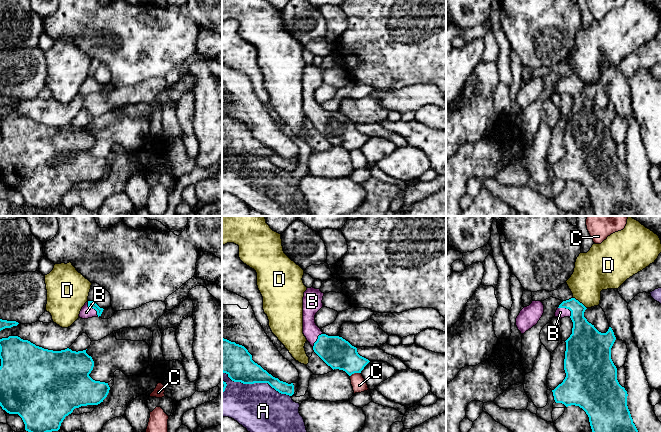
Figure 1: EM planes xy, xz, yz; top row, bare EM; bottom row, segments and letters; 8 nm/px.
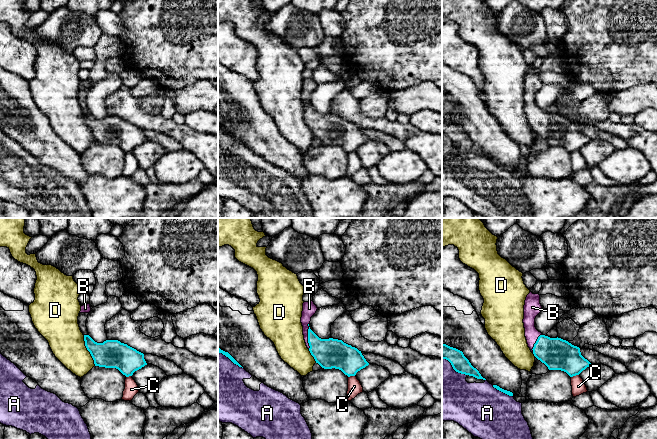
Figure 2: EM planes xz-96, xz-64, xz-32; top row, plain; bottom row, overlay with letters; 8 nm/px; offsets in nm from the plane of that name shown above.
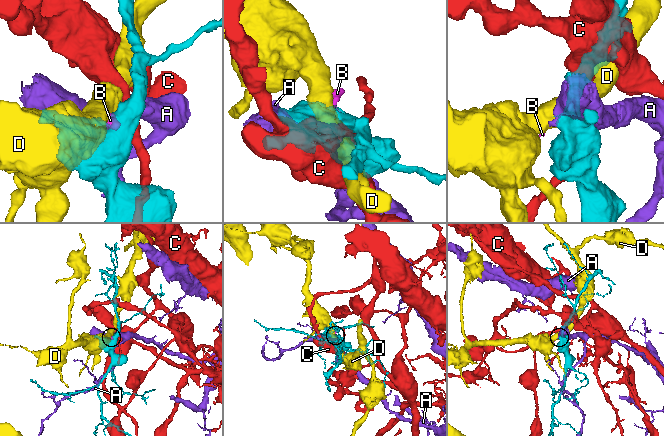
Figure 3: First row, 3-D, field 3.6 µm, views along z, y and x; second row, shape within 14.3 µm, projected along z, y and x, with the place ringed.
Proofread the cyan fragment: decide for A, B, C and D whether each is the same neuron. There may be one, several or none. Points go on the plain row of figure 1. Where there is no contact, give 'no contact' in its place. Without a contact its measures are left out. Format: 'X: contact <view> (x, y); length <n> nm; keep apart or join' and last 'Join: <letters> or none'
A: contact xz (256, 158); length 600 nm; keep apart
B: contact yz (567, 84); length 130 nm; join
C: contact xz (355, 148); length 90 nm; keep apart
D: contact yz (579, 78); length 140 nm; keep apart
Join: B

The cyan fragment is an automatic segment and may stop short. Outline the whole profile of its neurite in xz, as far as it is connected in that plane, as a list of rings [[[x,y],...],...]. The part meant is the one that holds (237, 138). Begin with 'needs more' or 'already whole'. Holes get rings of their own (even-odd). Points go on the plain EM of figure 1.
needs more; [[[222,114],[222,148],[234,158],[268,159],[281,170],[292,172],[298,167],[298,158],[288,160],[273,153],[252,136],[252,131],[244,122],[224,114]]]

